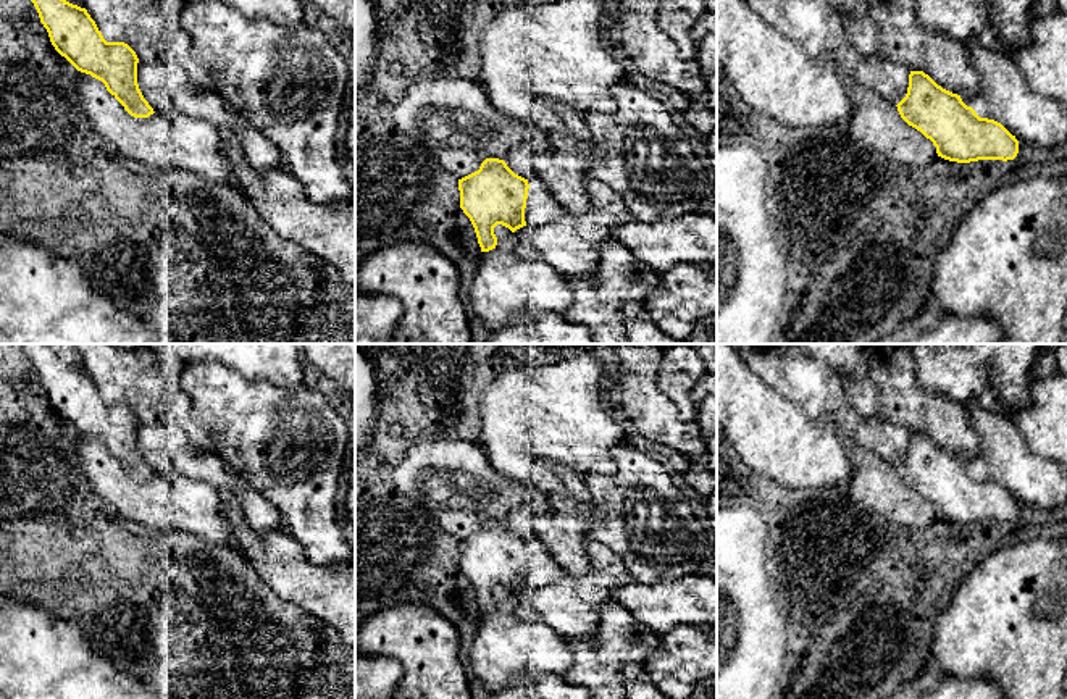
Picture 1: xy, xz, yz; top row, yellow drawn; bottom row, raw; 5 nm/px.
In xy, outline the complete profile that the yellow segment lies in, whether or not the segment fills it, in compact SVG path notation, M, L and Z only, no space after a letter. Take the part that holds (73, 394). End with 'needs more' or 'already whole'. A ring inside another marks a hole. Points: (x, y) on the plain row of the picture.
M21 344L21 347L34 365L40 384L48 394L52 407L61 418L65 418L77 433L102 442L107 452L131 478L149 479L155 475L139 450L139 420L128 405L107 404L87 371L66 363L53 349L48 347L48 344Z | already whole

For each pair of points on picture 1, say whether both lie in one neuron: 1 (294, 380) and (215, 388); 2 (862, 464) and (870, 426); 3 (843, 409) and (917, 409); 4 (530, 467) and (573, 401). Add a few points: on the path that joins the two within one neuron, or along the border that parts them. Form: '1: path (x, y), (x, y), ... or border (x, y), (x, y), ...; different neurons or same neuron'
1: border (234, 370), (249, 380), (305, 389); different neurons
2: border (840, 426), (853, 438); different neurons
3: border (838, 376), (846, 401), (861, 415), (882, 420); different neurons
4: path (530, 451), (530, 444), (557, 417); same neuron

